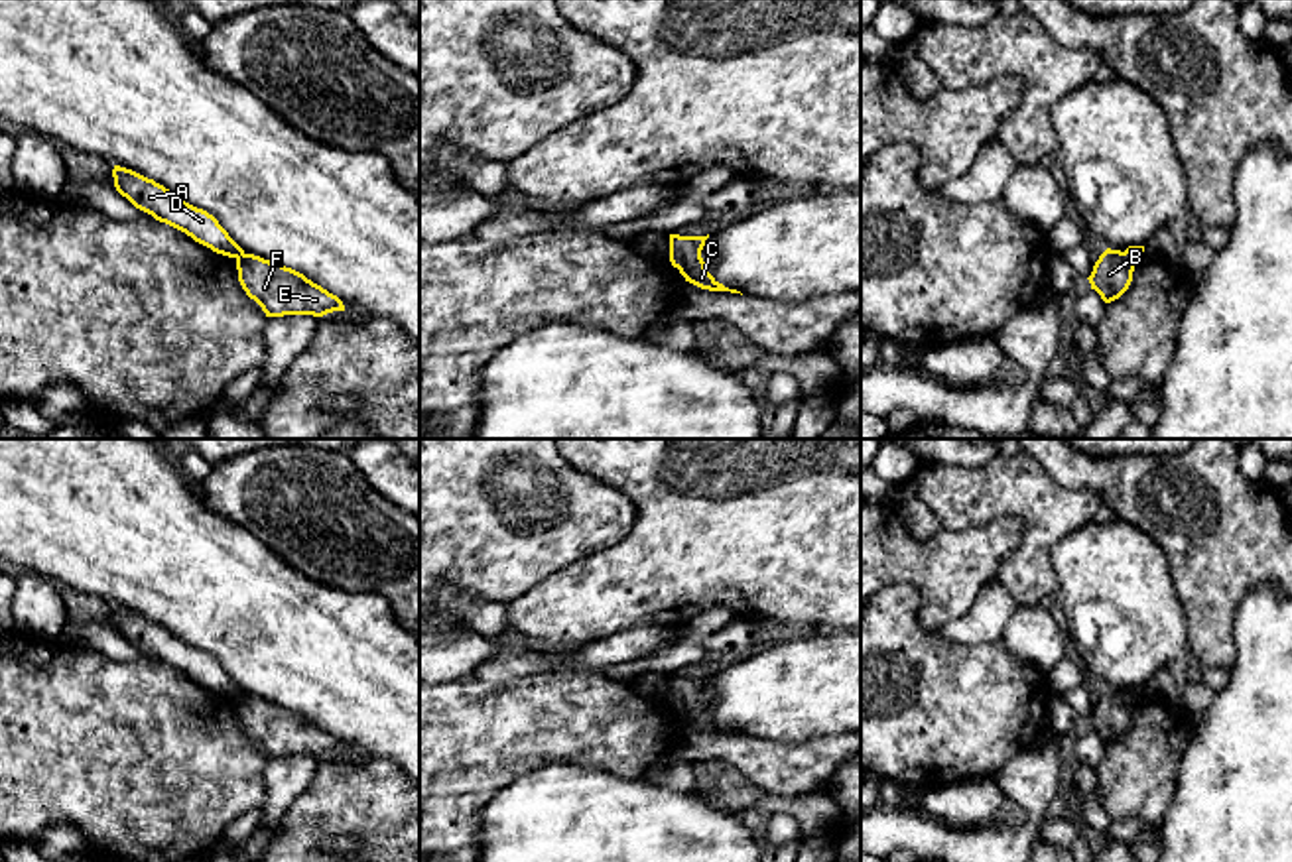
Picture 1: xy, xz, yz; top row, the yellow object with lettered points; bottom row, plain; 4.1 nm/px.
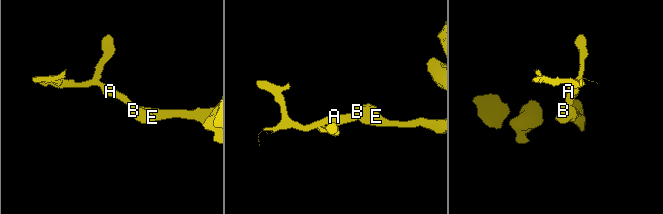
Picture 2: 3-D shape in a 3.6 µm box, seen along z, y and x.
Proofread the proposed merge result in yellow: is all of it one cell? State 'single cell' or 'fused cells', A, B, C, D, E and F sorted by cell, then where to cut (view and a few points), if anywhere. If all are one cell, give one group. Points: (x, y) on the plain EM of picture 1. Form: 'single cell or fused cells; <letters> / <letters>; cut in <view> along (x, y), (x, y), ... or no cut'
fused cells; A D / B C E F; cut in xy along (243, 693), (237, 699)

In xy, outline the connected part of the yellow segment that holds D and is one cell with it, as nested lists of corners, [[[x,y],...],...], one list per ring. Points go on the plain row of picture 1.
[[[114,606],[112,618],[116,632],[156,661],[185,673],[195,683],[217,695],[228,699],[244,695],[244,691],[228,677],[213,655],[181,642],[154,620],[120,606]]]

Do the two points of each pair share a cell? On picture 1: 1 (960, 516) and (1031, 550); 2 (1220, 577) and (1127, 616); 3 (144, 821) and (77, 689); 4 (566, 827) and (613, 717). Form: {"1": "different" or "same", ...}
{"1": "same", "2": "different", "3": "same", "4": "different"}

